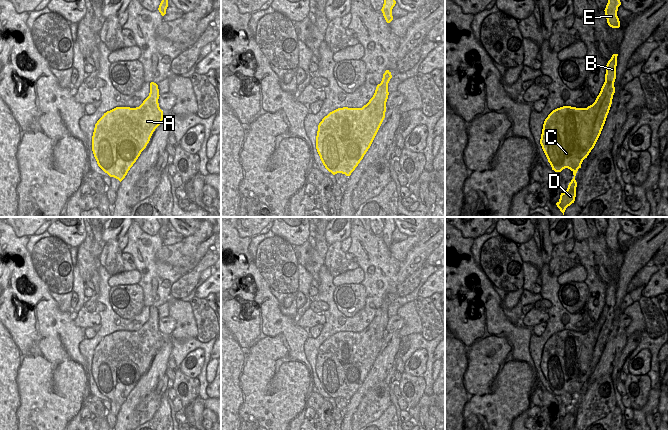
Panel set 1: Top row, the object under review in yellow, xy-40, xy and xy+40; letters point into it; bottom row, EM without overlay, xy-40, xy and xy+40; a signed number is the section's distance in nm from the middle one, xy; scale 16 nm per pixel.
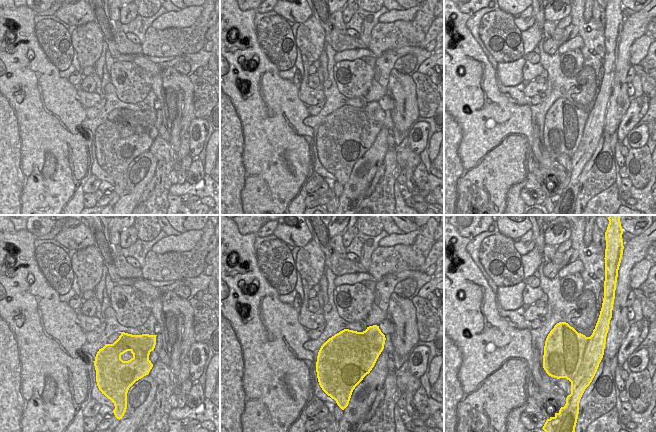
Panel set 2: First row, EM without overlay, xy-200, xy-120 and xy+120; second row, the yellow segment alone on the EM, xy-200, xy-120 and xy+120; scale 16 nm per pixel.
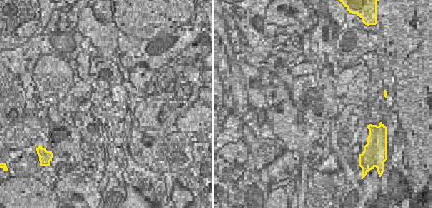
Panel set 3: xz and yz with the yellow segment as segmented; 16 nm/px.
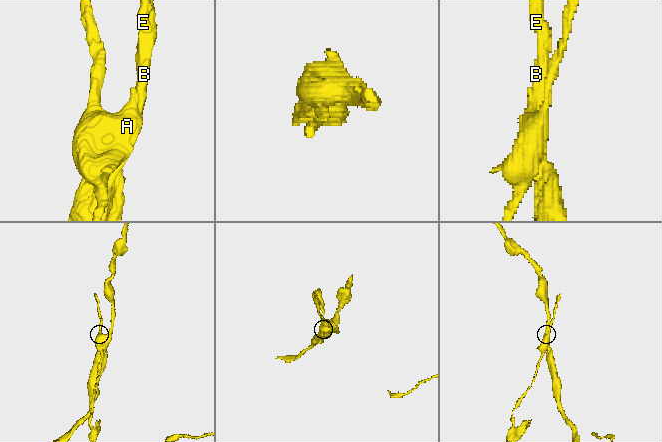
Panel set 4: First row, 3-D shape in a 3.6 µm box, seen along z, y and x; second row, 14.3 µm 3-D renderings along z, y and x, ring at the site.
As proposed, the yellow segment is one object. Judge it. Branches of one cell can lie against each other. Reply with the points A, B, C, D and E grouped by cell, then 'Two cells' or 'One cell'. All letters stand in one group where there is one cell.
Groups: A C / B D E. Two cells

